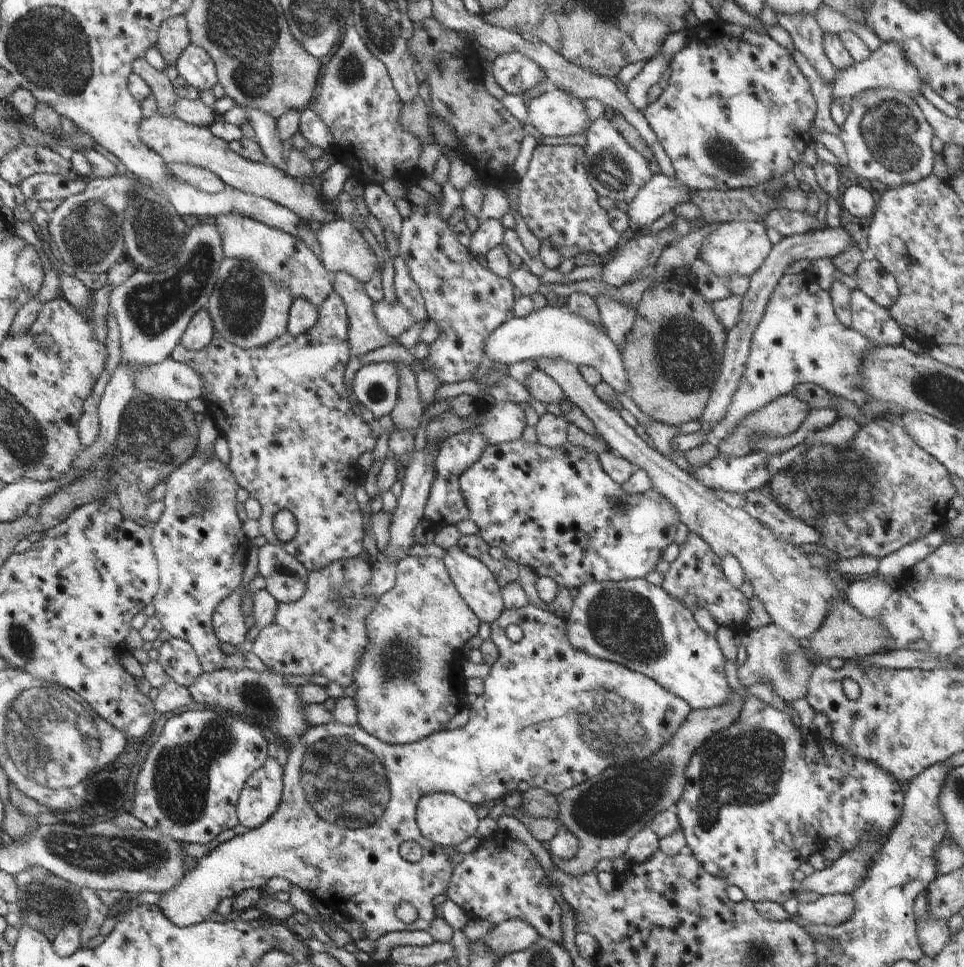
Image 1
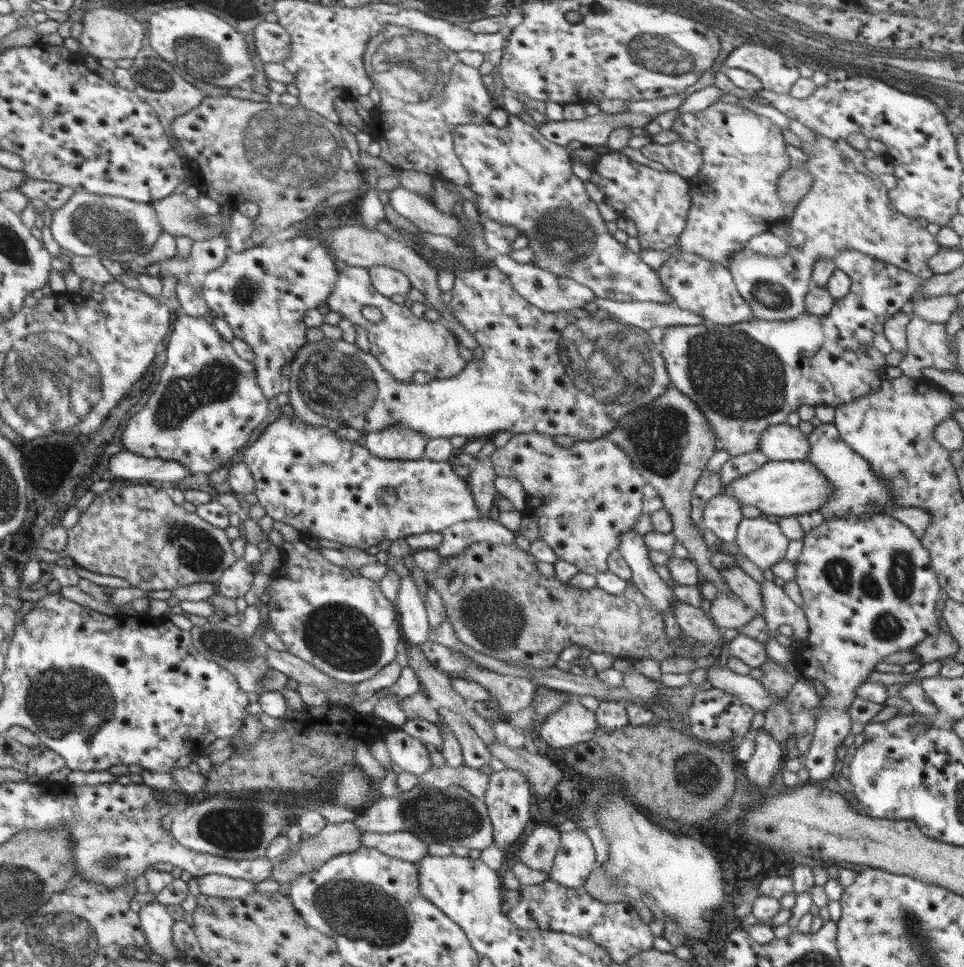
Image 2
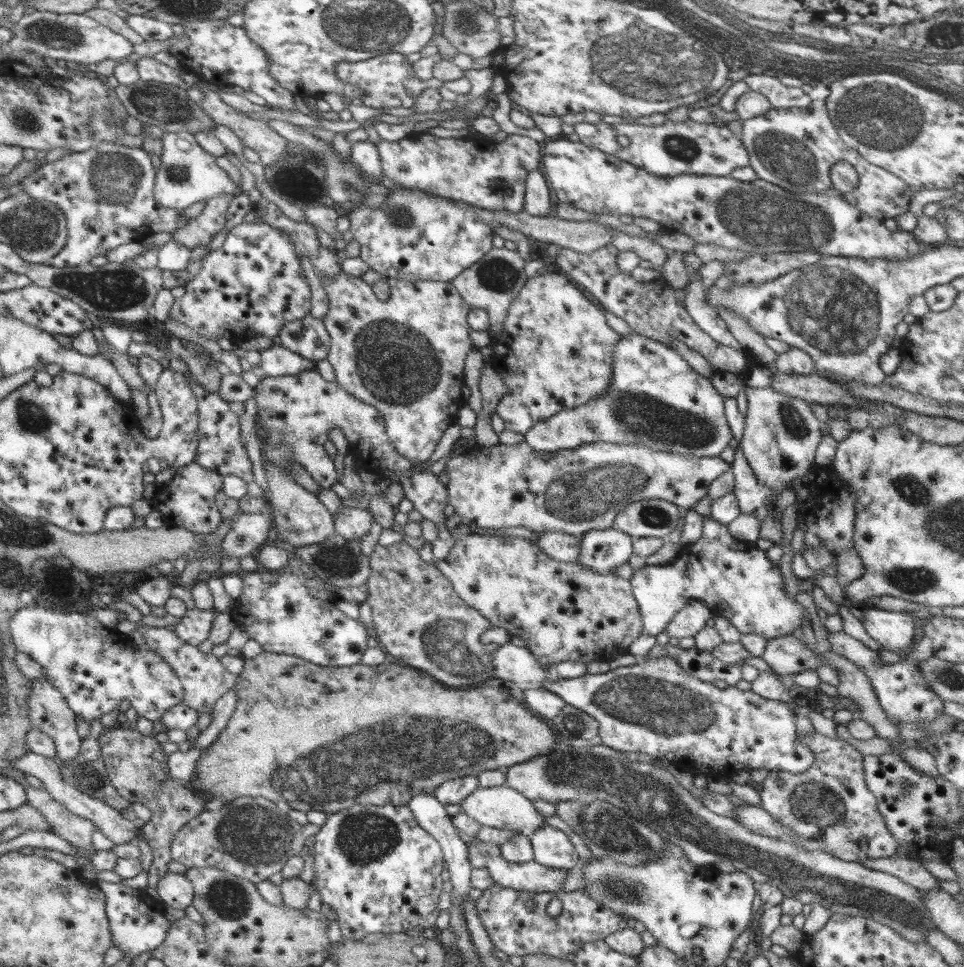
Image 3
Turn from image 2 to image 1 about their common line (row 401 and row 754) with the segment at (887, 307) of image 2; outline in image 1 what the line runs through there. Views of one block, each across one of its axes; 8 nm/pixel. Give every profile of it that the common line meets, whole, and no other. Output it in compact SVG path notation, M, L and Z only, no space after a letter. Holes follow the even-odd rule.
M726 662L724 666L726 678L730 688L742 695L743 706L740 712L740 716L733 722L728 728L720 730L720 732L714 732L701 748L698 748L692 758L690 758L690 764L686 768L686 784L684 784L684 792L680 796L680 800L676 802L676 808L678 813L676 816L679 820L680 830L684 833L686 839L686 848L692 853L692 856L696 857L696 860L700 862L700 866L704 867L704 870L716 878L722 878L726 880L727 885L738 886L742 892L744 892L746 899L750 902L775 902L778 904L784 904L786 900L792 898L795 895L796 880L794 879L793 871L798 864L802 862L808 862L809 855L813 851L820 849L826 842L836 842L840 844L840 848L844 850L844 853L854 850L860 842L874 842L876 838L880 838L886 832L890 832L899 818L902 816L902 809L905 799L905 794L900 789L900 783L888 772L884 772L880 766L876 766L874 762L864 760L863 758L856 758L852 756L846 748L838 748L838 744L834 744L834 741L826 735L826 733L815 733L813 729L809 734L804 736L802 740L802 732L800 728L794 726L792 718L790 718L791 710L774 710L772 706L762 702L760 699L746 694L746 686L742 686L742 682L738 680L738 664L736 662Z

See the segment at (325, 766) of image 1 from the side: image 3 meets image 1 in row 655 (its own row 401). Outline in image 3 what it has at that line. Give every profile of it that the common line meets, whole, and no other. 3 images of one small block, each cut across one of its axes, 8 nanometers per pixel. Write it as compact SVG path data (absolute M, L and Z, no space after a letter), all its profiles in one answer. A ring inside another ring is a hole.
M544 272L541 276L530 277L520 290L520 294L512 302L512 305L508 308L508 317L504 320L504 330L496 336L496 338L491 338L490 348L492 348L492 360L491 363L494 369L498 372L504 387L506 387L506 393L498 401L498 406L496 406L496 414L504 420L505 429L512 430L512 432L519 432L524 434L530 430L532 425L536 422L546 420L564 409L573 409L580 405L585 405L586 402L592 401L594 397L602 395L608 385L611 382L612 375L612 349L616 348L616 342L620 341L620 334L614 331L607 324L604 310L594 302L587 294L585 294L578 286L570 283L566 276L560 273L550 273Z

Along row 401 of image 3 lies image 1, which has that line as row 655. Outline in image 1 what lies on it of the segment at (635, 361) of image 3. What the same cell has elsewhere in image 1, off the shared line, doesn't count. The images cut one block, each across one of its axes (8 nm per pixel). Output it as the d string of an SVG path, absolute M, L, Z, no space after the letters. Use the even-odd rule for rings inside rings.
M632 579L618 582L589 582L577 588L572 610L566 618L566 636L572 648L586 652L592 658L621 664L630 670L645 674L663 686L668 692L682 698L690 708L704 710L716 708L724 702L730 702L730 688L722 654L716 638L702 630L693 612L682 602L670 596L664 588L656 586L646 579Z

